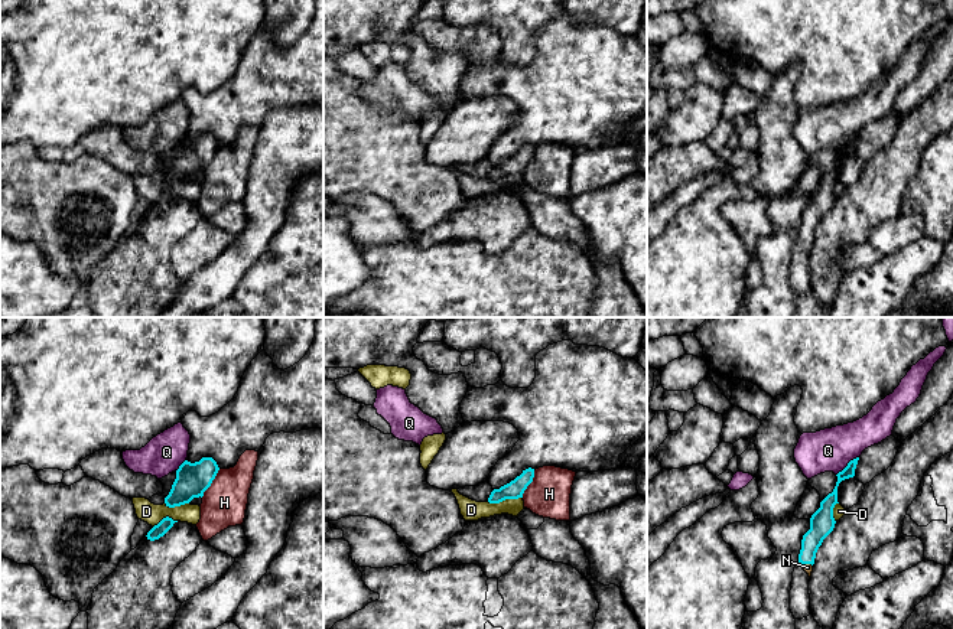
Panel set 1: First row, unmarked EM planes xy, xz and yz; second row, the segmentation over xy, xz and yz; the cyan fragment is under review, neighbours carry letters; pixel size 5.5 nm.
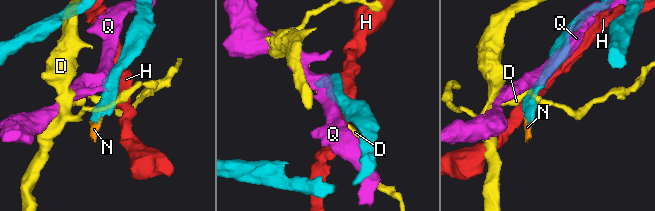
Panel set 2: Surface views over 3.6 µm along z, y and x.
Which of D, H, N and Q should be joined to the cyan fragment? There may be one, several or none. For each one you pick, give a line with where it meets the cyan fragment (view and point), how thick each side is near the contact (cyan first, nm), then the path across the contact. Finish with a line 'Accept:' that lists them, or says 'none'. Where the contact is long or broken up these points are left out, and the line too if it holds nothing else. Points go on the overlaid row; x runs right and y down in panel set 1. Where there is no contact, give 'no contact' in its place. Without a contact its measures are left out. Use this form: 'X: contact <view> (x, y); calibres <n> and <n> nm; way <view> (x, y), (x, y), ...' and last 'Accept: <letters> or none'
N: contact yz (807, 563); calibres 140 and 50 nm; way yz (822, 522), (809, 546), (807, 563), (807, 567)
Accept: N

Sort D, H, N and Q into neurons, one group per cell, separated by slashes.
D / H / N / Q

